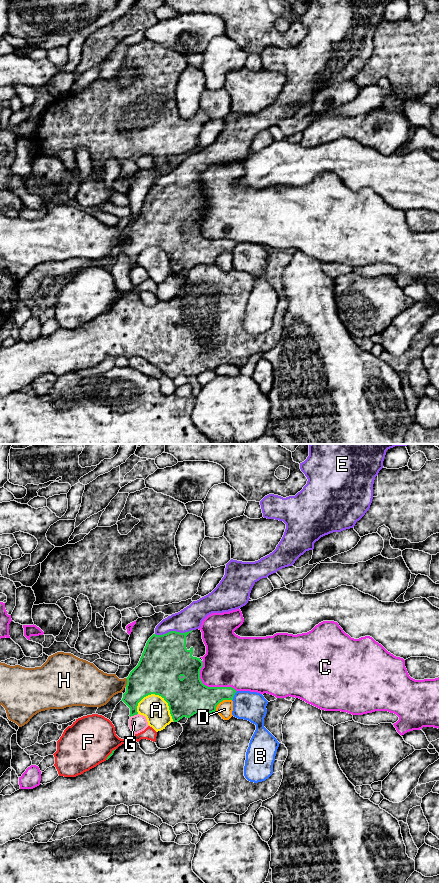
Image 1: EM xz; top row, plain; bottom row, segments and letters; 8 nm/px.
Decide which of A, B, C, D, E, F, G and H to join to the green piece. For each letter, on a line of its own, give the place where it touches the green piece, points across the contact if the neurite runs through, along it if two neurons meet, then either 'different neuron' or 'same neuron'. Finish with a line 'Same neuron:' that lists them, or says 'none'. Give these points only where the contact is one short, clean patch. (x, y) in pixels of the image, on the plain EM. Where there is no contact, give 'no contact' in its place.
A: meets green in xz at (161, 248); different neuron
B: meets green in xz at (233, 248); border along xz (237, 243), (232, 252); different neuron
C: meets green in xz at (209, 239); different neuron
D: meets green in xz at (221, 253); border along xz (231, 251), (223, 251), (217, 257), (215, 263); different neuron
E: meets green in xz at (173, 183); runs through xz (165, 210), (173, 183), (190, 170); same neuron
F: meets green in xz at (110, 306); different neuron
G: meets green in xz at (133, 267); different neuron
H: meets green in xz at (127, 234); border along xz (125, 230), (126, 238); different neuron
Same neuron: E

